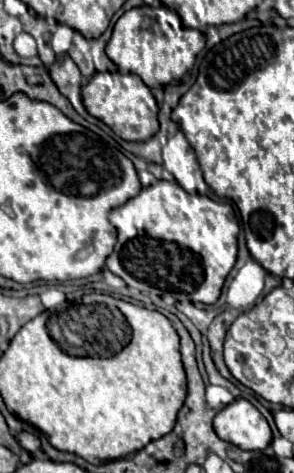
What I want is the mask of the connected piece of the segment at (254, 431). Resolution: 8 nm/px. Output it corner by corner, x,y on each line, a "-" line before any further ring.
236,399
214,417
214,431
220,439
244,449
262,451
272,441
272,431
262,413
246,399

